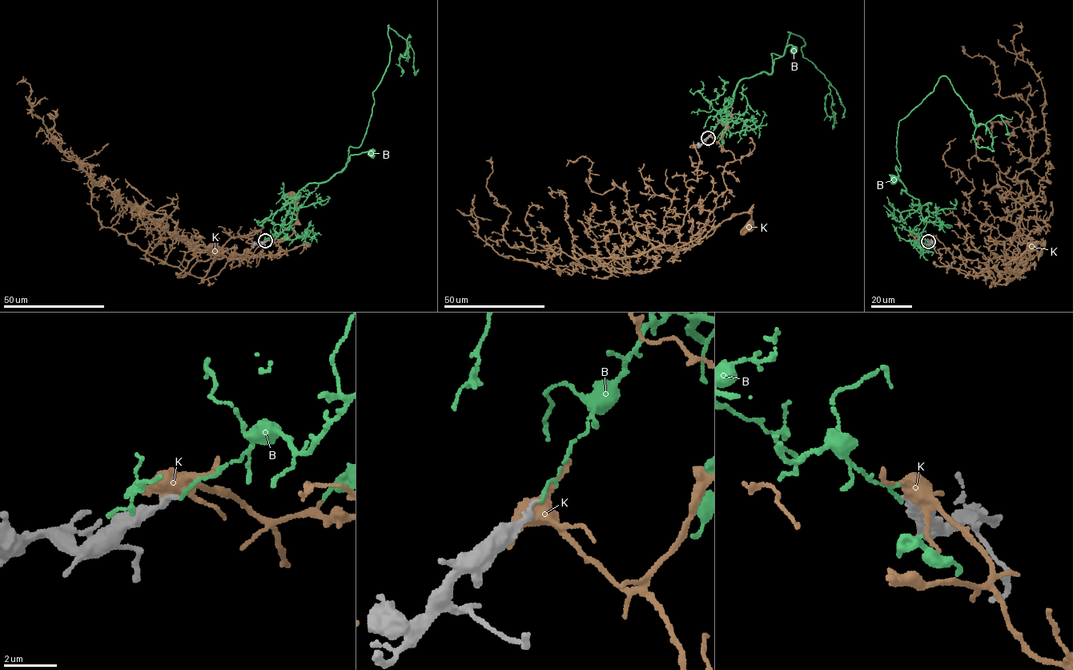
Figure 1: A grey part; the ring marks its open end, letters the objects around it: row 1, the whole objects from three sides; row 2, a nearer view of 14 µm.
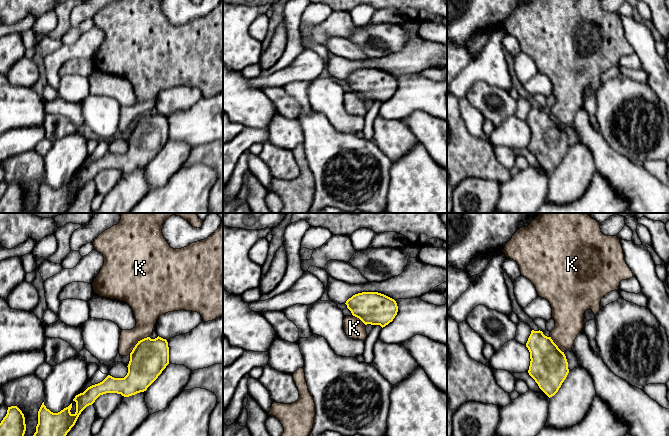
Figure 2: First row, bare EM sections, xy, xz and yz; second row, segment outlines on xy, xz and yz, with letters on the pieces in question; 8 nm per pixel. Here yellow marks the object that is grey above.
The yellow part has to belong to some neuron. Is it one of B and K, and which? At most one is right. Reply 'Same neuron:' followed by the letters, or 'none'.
Same neuron: none

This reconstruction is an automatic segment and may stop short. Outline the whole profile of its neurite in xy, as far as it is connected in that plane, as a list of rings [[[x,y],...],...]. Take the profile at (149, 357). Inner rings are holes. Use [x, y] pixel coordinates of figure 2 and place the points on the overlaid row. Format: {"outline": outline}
{"outline": [[[144,338],[130,353],[128,373],[124,378],[108,375],[102,382],[88,387],[75,396],[76,412],[70,412],[72,403],[58,413],[46,408],[44,402],[38,411],[38,424],[33,436],[66,436],[75,425],[81,412],[106,393],[129,397],[144,392],[169,364],[169,347],[166,339]]]}

